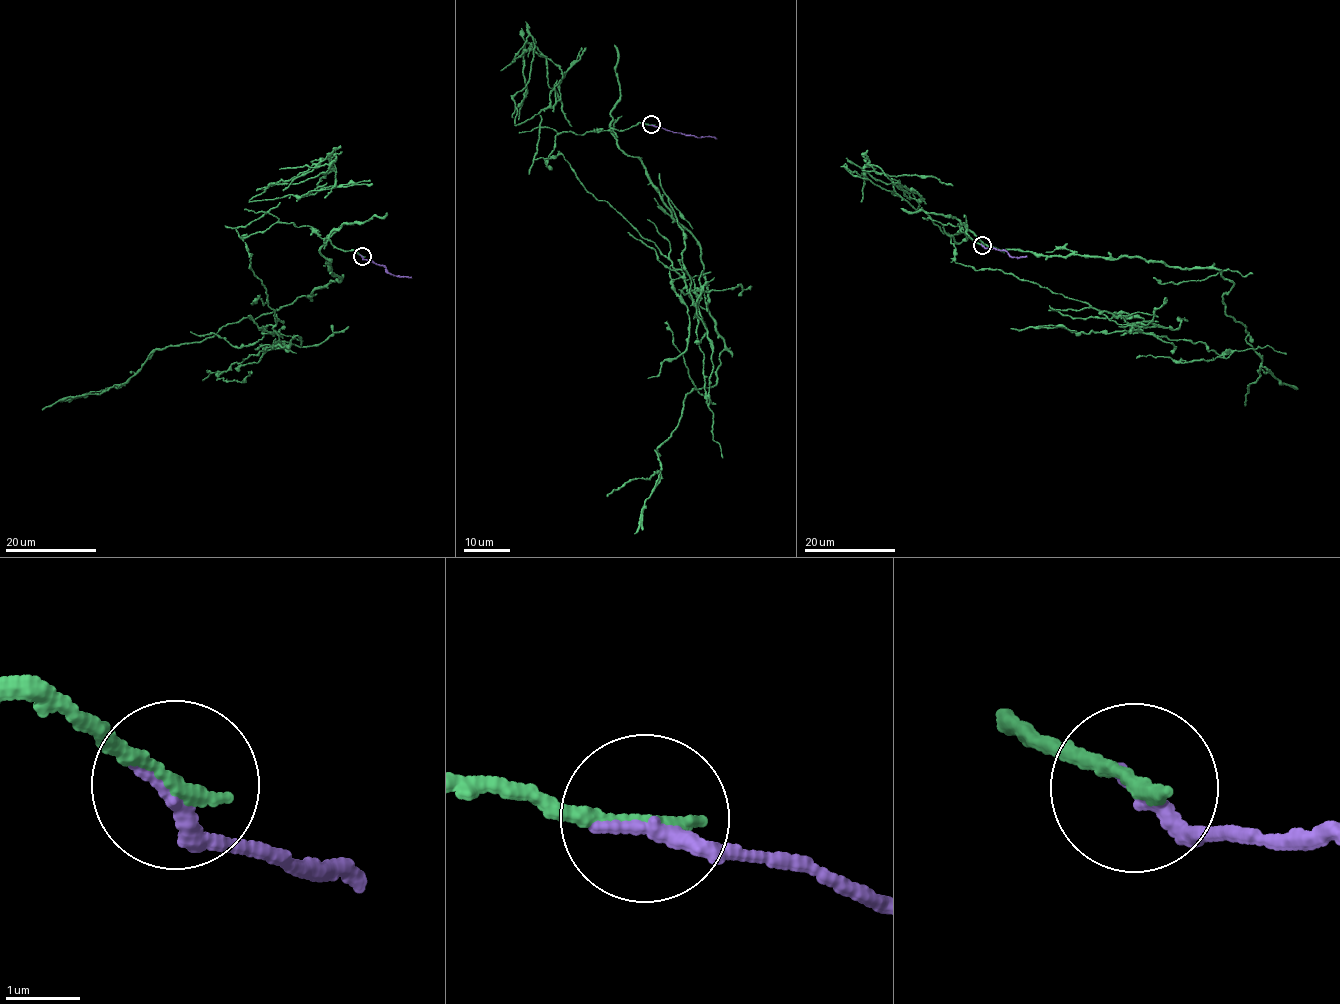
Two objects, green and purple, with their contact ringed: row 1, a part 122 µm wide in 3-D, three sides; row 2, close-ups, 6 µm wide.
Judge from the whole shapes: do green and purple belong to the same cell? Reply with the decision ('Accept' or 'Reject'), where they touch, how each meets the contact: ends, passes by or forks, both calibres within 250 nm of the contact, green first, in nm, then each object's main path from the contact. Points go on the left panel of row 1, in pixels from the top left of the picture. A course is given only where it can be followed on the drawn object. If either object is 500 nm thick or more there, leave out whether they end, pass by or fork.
Reject. Place: (362, 256). At the ring green ends. At the ring purple ends. Thickness 200 nm (green) against 240 nm. Course of green: (362, 256), (327, 236), (319, 249), (340, 280), (201, 342), (156, 348), (121, 384), (42, 410). Course of purple: (362, 256), (384, 265), (394, 276), (411, 278)

